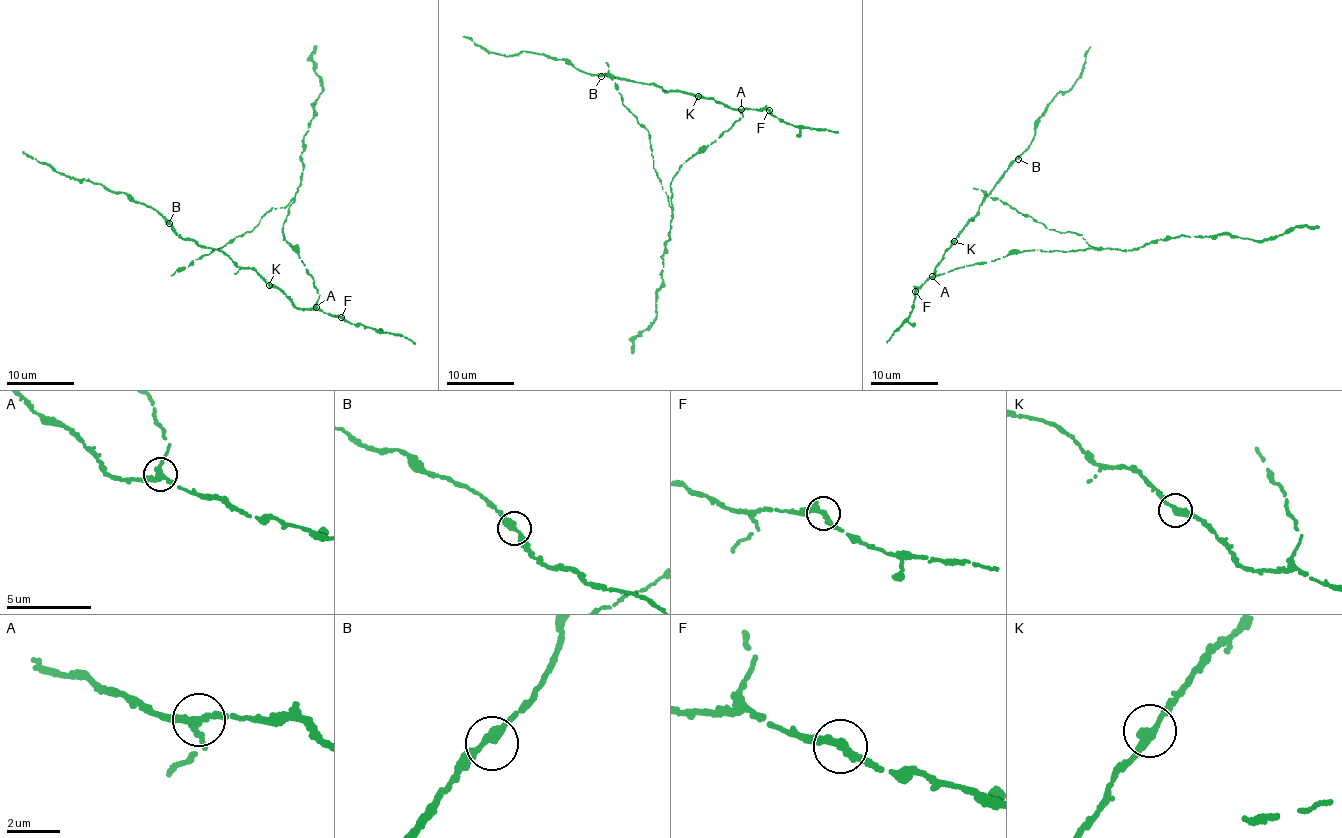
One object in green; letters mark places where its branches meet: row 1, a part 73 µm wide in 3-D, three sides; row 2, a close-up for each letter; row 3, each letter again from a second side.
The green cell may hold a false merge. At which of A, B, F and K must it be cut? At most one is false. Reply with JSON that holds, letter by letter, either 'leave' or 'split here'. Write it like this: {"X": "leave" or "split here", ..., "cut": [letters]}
{"A": "split here", "B": "leave", "F": "leave", "K": "leave", "cut": ["A"]}

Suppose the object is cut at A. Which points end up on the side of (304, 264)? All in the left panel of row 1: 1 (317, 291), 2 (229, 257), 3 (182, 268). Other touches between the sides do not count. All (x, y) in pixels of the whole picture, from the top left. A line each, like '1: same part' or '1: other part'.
1: same part
2: other part
3: same part

